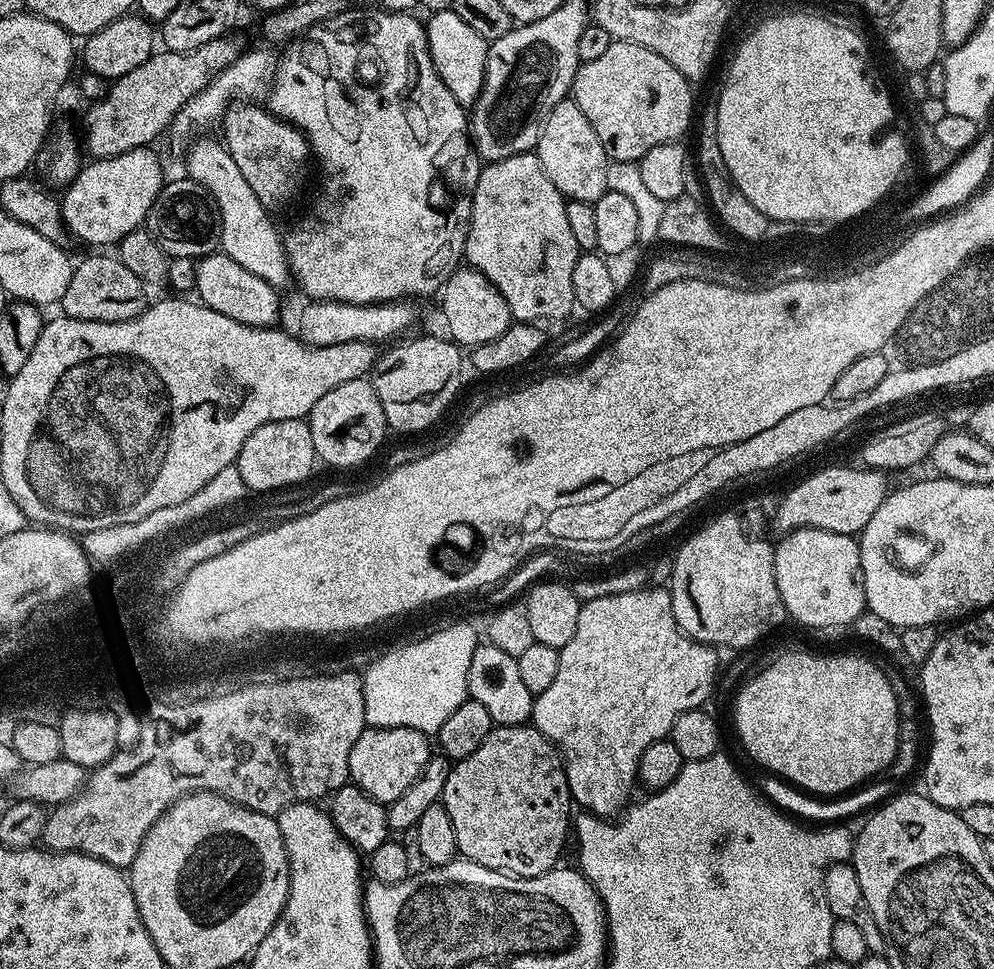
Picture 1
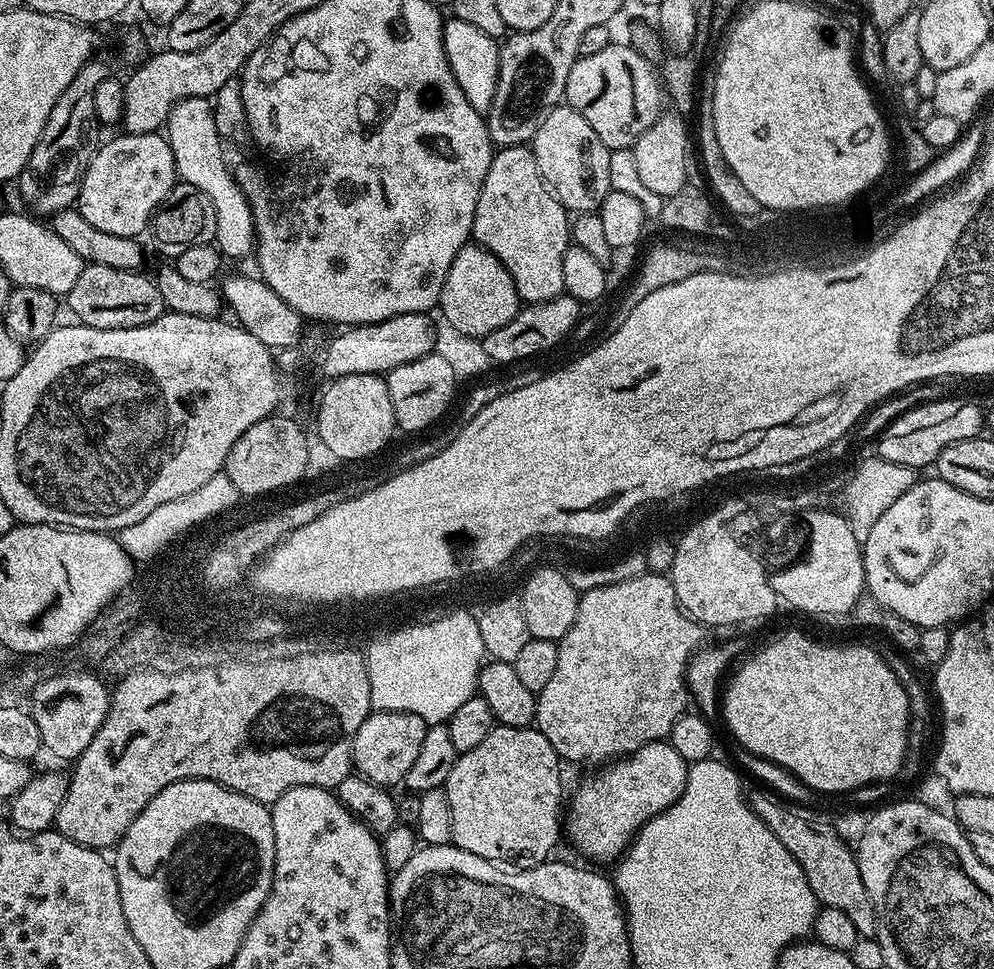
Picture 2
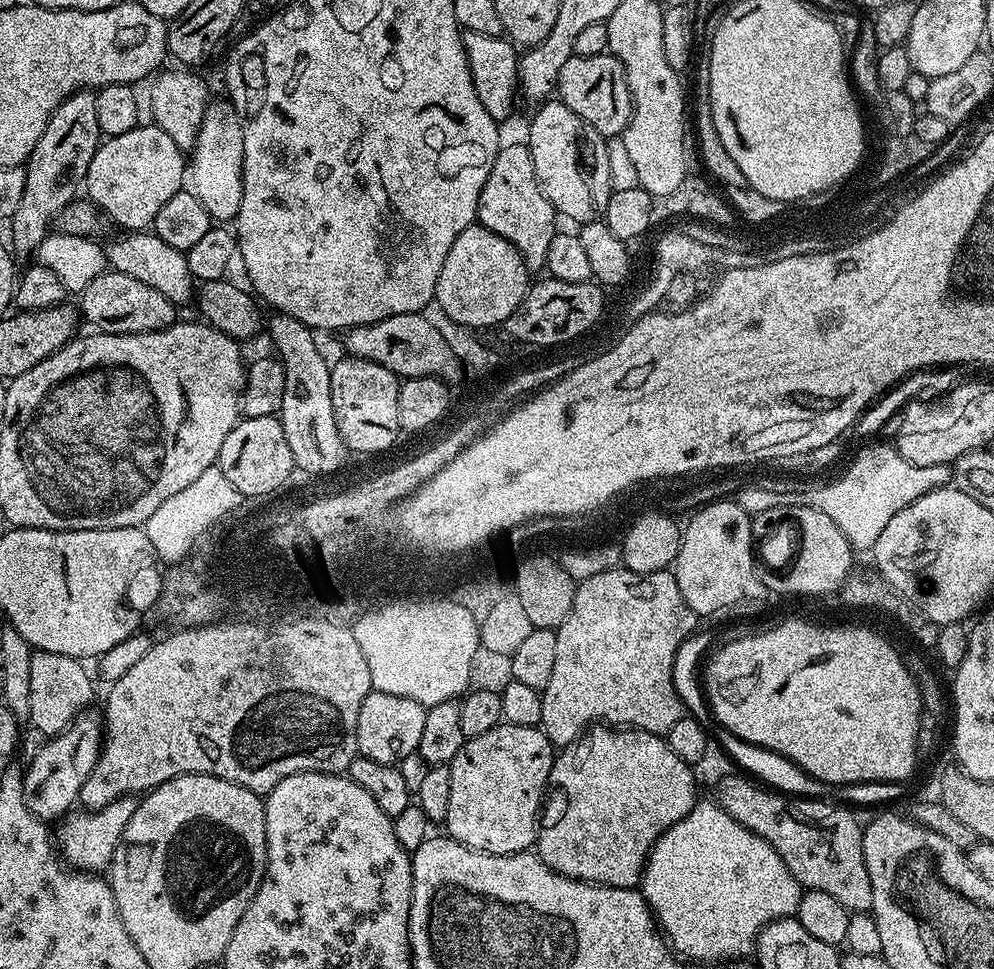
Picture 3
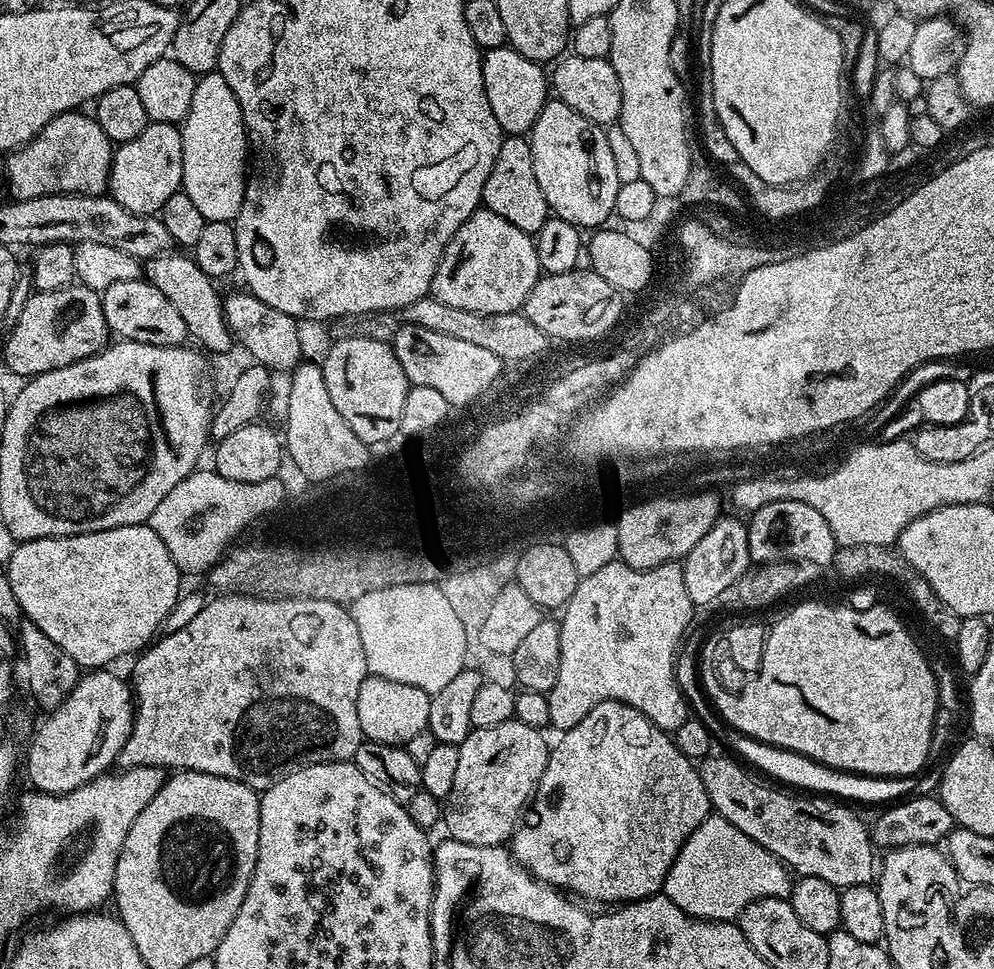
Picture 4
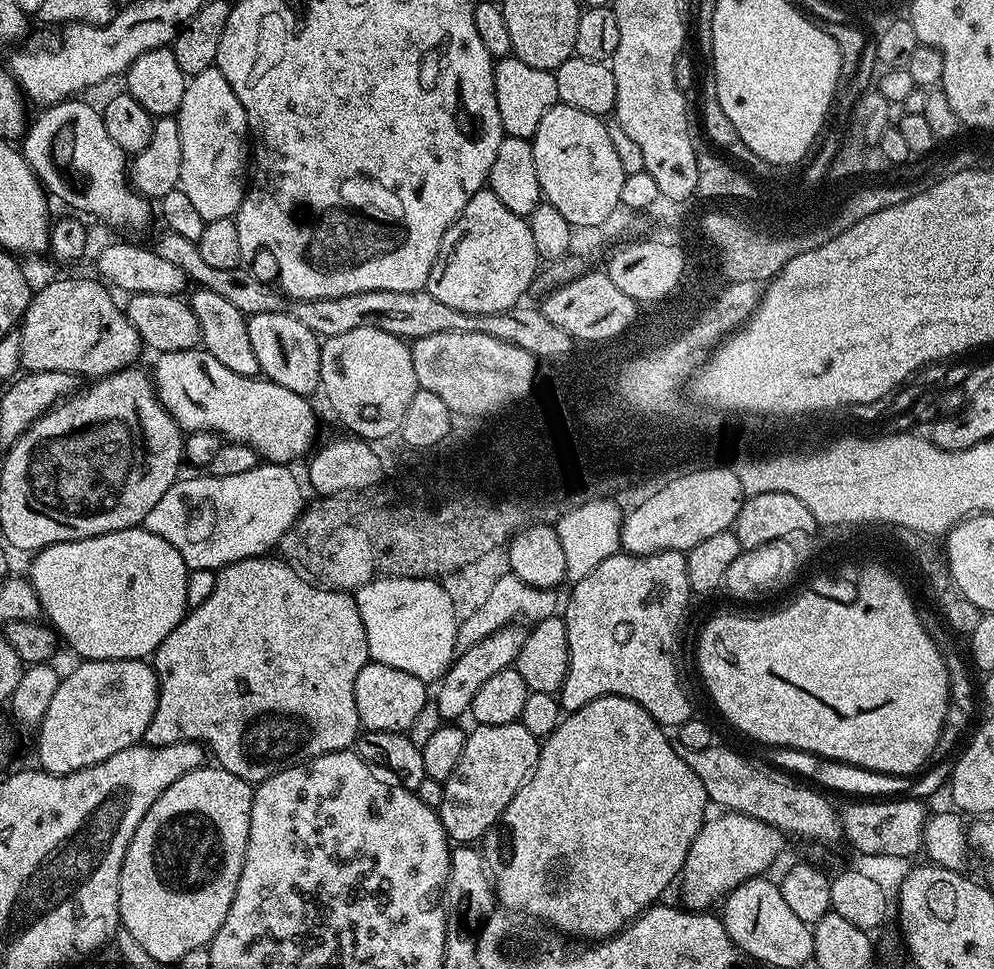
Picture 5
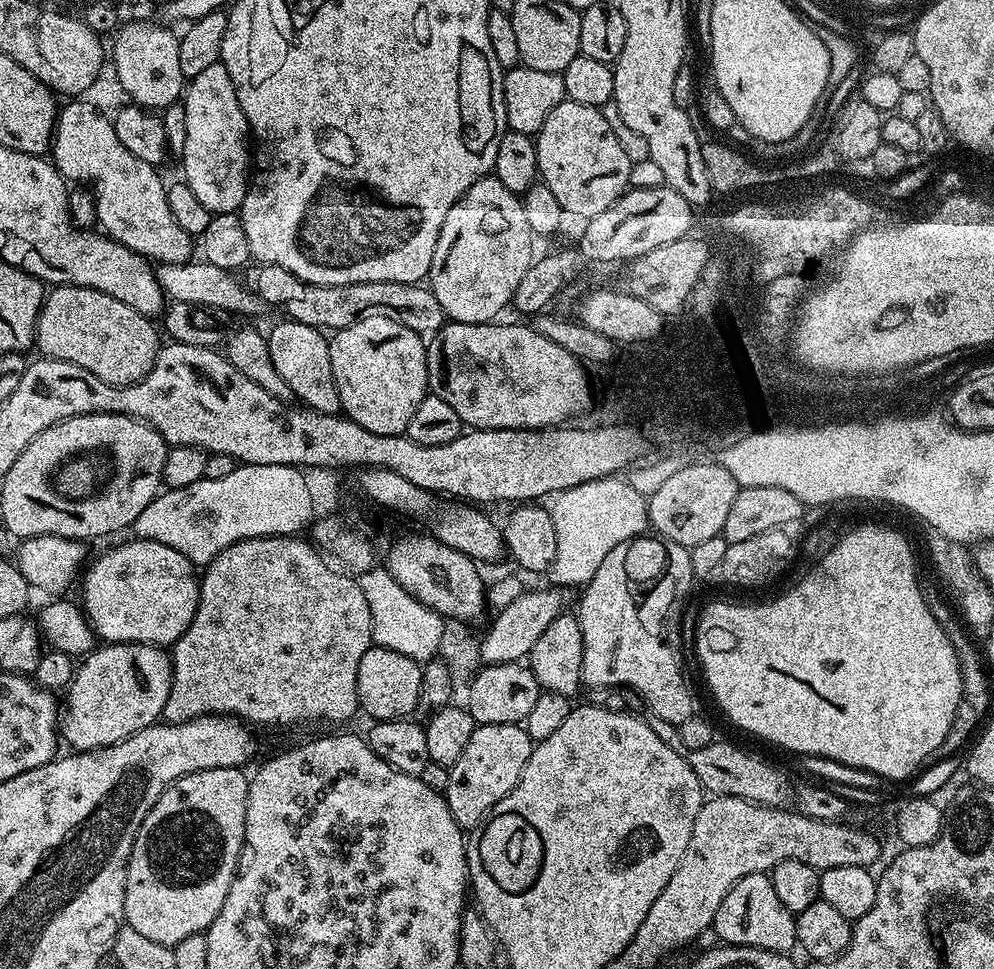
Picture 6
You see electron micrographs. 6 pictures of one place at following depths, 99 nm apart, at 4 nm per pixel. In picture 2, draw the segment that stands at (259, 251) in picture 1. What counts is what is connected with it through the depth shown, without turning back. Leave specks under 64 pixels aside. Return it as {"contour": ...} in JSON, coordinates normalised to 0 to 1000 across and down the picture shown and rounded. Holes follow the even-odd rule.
{"contour":[[[210,100],[187,101],[179,105],[171,114],[167,129],[169,150],[175,159],[177,181],[184,189],[199,192],[215,208],[215,225],[217,226],[218,256],[226,265],[255,263],[258,254],[258,238],[254,215],[249,211],[245,198],[241,195],[241,187],[229,174],[225,166],[223,146],[219,138],[219,130],[215,126],[215,114]]]}

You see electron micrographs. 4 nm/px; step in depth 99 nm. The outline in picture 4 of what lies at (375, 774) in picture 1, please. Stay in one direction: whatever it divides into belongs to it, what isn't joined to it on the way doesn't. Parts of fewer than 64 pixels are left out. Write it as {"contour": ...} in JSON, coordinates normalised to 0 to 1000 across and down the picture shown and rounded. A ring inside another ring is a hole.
{"contour":[[[371,696],[367,698],[360,712],[362,759],[367,764],[407,770],[412,766],[412,762],[430,750],[434,723],[434,717],[421,708]]]}

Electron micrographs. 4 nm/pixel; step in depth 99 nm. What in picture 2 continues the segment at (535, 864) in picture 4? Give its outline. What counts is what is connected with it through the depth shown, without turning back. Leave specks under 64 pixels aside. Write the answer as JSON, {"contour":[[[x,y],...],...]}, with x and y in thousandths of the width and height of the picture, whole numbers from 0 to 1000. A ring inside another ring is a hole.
{"contour":[[[661,766],[646,770],[641,776],[635,776],[623,784],[615,785],[605,792],[597,801],[592,801],[579,813],[575,827],[569,830],[569,867],[576,871],[592,888],[601,888],[604,892],[615,893],[624,886],[635,871],[640,860],[649,848],[658,844],[664,838],[669,838],[690,815],[692,802],[691,784],[685,782],[682,774],[676,772],[675,767]]]}

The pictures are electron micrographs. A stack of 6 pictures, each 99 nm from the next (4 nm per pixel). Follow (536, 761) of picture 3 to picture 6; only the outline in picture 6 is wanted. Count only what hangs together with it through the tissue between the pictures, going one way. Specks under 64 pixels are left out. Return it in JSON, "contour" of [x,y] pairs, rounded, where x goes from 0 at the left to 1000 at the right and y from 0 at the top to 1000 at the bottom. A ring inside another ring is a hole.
{"contour":[[[480,747],[465,782],[451,794],[451,814],[445,818],[464,856],[480,854],[492,836],[517,815],[536,771],[537,765],[522,747]]]}

